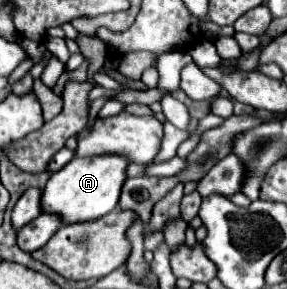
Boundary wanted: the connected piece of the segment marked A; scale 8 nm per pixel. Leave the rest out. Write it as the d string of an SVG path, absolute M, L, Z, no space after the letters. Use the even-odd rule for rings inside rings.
M95 155L95 157L73 157L63 169L51 175L43 189L41 207L43 213L59 213L65 223L79 223L85 219L97 219L113 211L119 203L121 187L127 179L129 159L123 155Z

